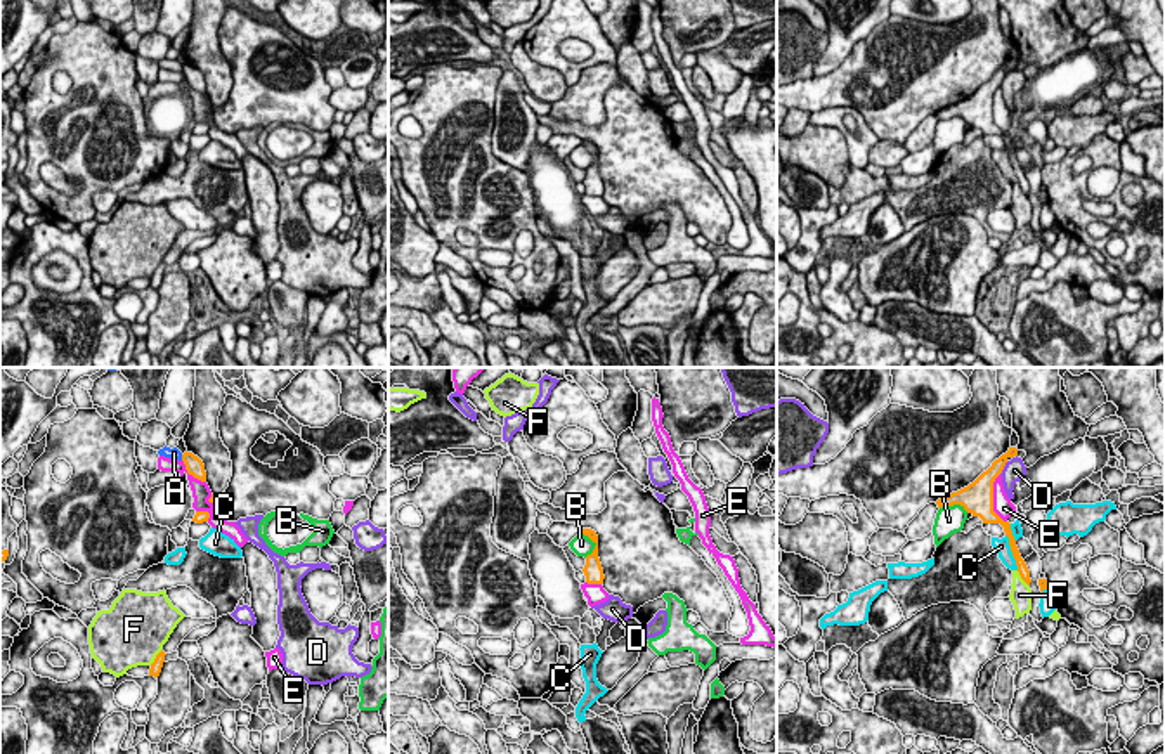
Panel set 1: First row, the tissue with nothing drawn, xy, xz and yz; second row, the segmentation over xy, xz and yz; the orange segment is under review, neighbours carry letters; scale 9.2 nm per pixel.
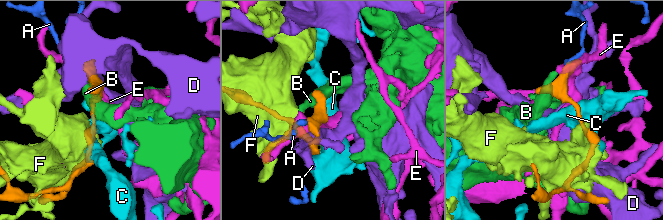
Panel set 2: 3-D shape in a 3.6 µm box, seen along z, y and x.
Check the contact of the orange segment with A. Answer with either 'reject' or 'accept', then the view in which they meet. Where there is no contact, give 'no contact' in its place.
reject; contact in xy

